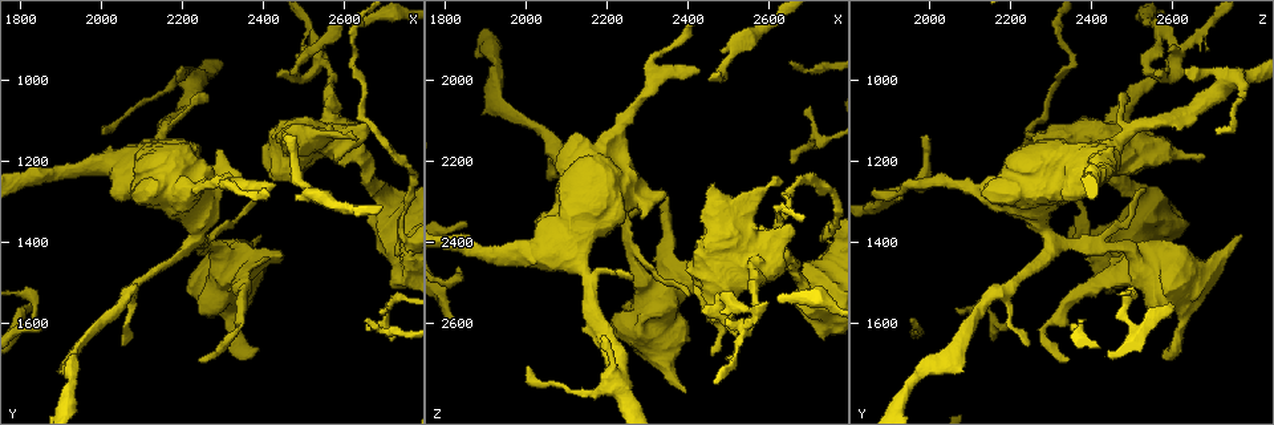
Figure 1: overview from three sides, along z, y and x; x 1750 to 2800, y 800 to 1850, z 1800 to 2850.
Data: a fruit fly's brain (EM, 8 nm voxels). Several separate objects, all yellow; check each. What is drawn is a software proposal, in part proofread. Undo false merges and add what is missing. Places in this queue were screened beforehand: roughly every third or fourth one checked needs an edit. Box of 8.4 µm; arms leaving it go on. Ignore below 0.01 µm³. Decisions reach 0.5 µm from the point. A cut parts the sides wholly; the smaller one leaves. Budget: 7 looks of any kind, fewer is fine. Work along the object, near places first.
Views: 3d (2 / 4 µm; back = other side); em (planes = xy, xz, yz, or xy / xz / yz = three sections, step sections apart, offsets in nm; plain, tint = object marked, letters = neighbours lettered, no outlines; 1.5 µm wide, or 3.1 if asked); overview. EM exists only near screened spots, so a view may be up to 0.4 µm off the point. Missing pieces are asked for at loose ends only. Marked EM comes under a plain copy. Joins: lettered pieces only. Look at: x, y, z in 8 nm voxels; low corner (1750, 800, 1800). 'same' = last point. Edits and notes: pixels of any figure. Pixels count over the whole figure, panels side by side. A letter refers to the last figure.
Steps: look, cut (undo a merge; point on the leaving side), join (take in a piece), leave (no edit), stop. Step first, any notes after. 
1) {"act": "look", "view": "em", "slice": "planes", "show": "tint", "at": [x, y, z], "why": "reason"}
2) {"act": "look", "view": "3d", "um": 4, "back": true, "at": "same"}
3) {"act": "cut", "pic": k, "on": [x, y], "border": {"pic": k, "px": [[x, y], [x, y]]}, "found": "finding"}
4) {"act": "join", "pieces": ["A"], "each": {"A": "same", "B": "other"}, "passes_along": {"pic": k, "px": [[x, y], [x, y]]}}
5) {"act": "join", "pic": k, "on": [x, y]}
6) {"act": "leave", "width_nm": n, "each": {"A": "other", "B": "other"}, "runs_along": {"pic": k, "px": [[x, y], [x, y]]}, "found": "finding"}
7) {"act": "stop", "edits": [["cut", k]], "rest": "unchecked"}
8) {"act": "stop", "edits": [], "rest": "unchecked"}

{"act": "look", "view": "3d", "um": 4, "at": [2715, 1510, 2450], "why": "thick end"}

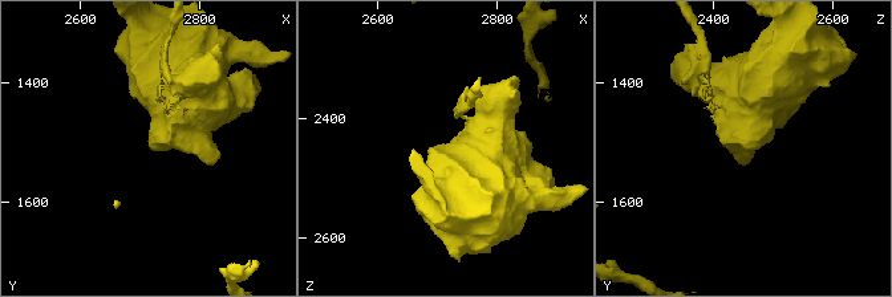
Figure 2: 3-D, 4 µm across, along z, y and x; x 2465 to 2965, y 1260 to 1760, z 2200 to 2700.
{"act": "look", "view": "em", "slice": "planes", "show": "letters", "at": [2715, 1505, 2450], "why": "need the tissue"}

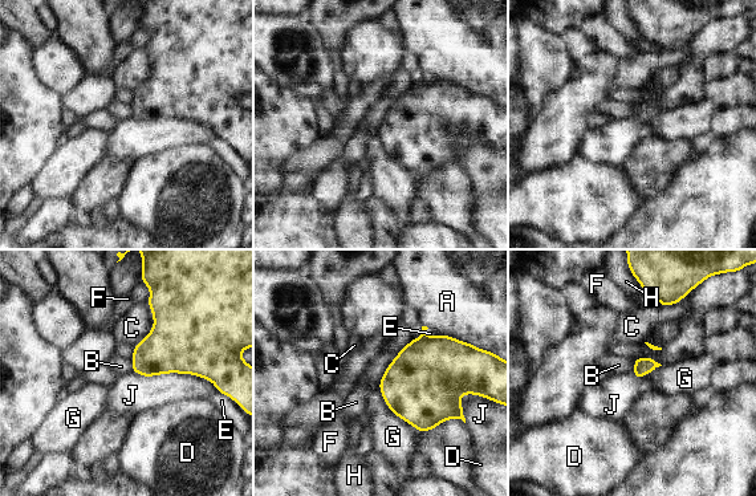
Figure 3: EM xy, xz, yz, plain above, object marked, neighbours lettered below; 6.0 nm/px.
{"act": "leave", "each": {"A": "other", "B": "other", "C": "other", "D": "other", "E": "other", "F": "other", "G": "other", "H": "other", "J": "other"}, "border": {"pic": 3, "px": [[378, 386], [385, 403], [419, 431]]}, "found": "none of them fits"}

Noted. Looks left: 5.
{"act": "look", "view": "em", "slice": "xy", "step": 4, "show": "tint", "at": [2705, 1565, 2065], "why": "free end"}

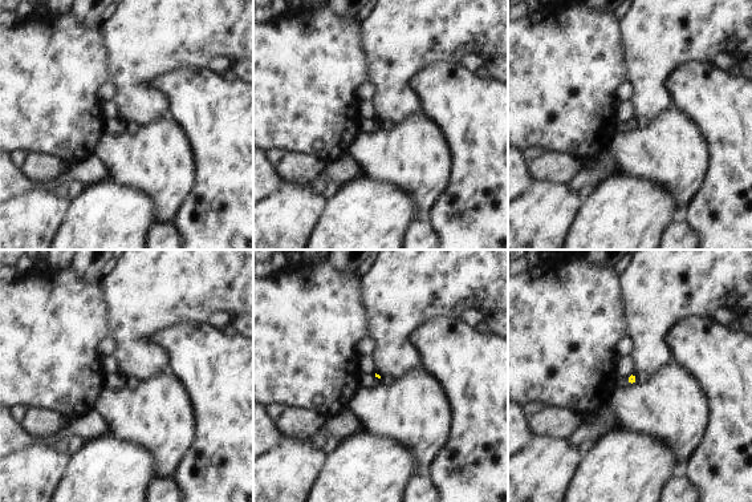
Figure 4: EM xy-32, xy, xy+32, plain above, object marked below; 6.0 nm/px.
{"act": "look", "view": "em", "slice": "planes", "show": "letters", "at": "same", "why": "cut it another way"}

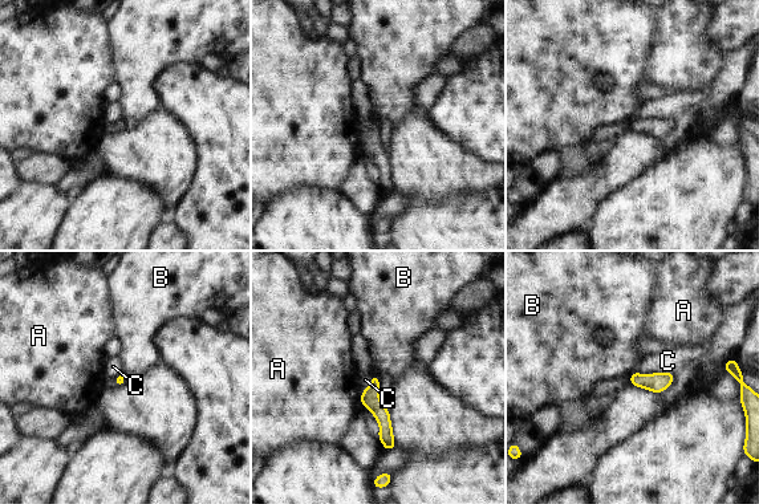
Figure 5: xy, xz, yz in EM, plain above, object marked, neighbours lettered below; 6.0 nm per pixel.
{"act": "leave", "each": {"A": "other", "B": "other", "C": "other"}, "runs_along": {"pic": 5, "px": [[374, 378], [374, 405], [389, 446]]}, "found": "none of them fits"}

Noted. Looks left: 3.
{"act": "look", "view": "3d", "um": 2, "at": [2285, 1175, 2335], "why": "an open end"}

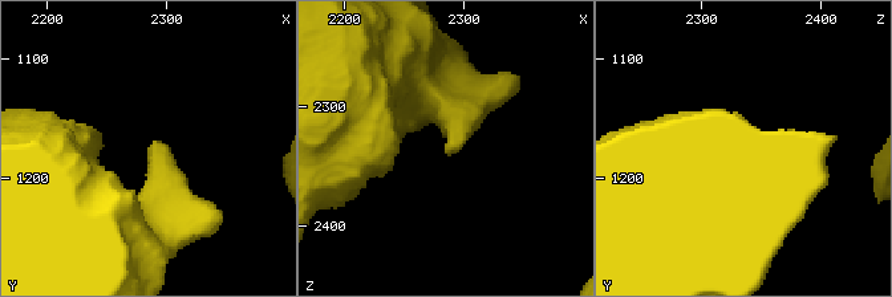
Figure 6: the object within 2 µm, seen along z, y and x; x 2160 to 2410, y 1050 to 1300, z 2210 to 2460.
{"act": "look", "view": "em", "slice": "xz", "step": 4, "show": "letters", "at": [2288, 1170, 2332], "why": "shape alone is not enough"}

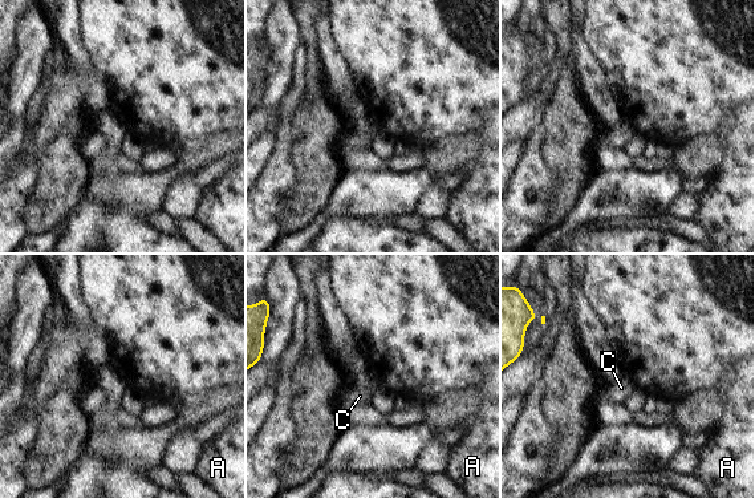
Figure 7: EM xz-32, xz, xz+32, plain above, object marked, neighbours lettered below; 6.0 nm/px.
{"act": "look", "view": "em", "slice": "xy", "step": 4, "show": "letters", "at": "same", "why": "cut it another way"}

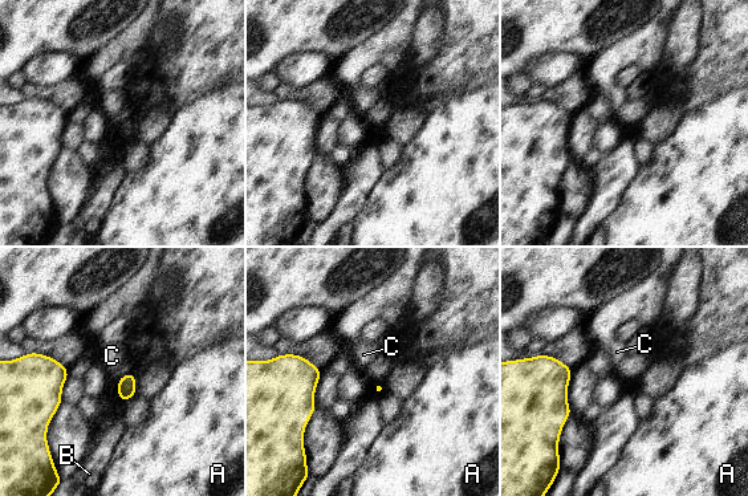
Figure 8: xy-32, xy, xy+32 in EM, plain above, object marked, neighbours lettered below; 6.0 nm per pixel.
{"act": "leave", "each": {"A": "other", "B": "other", "C": "other"}, "found": "no lettered piece goes on from it"}

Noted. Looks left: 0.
{"act": "stop", "edits": [], "rest": "unchecked"}

